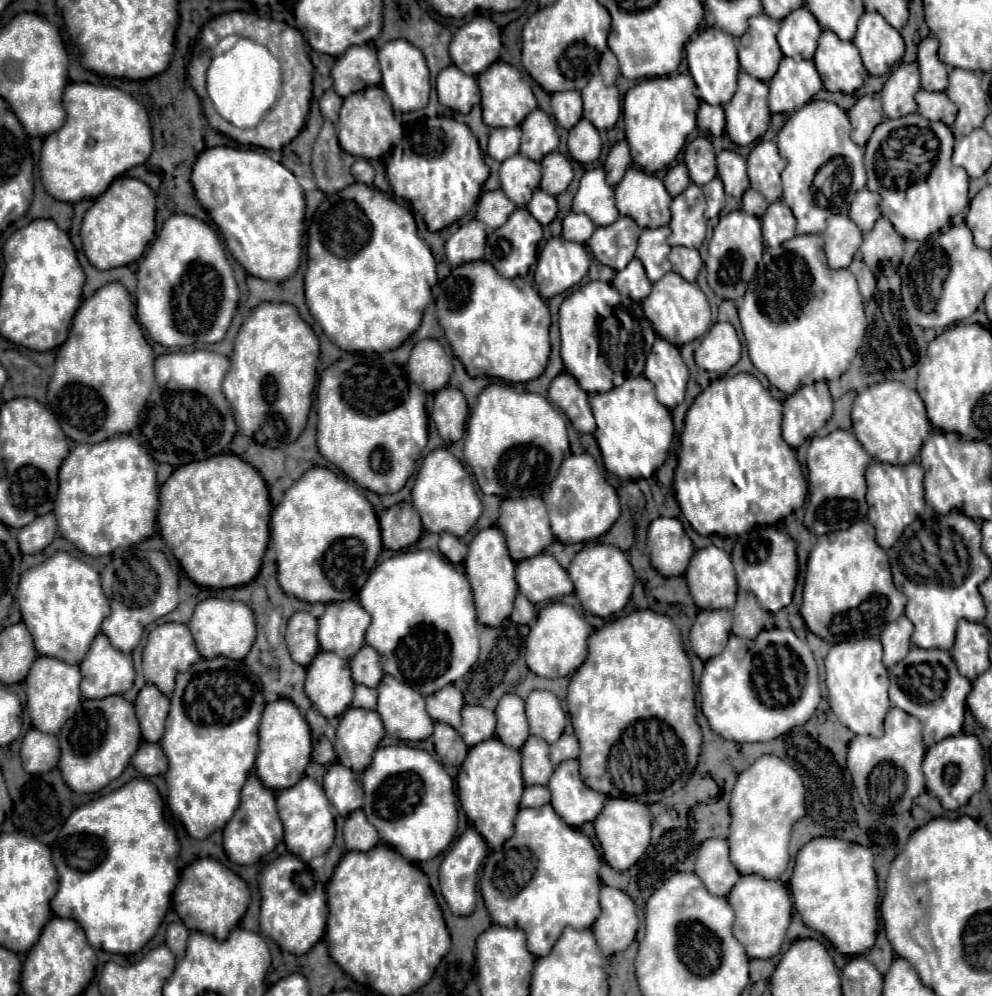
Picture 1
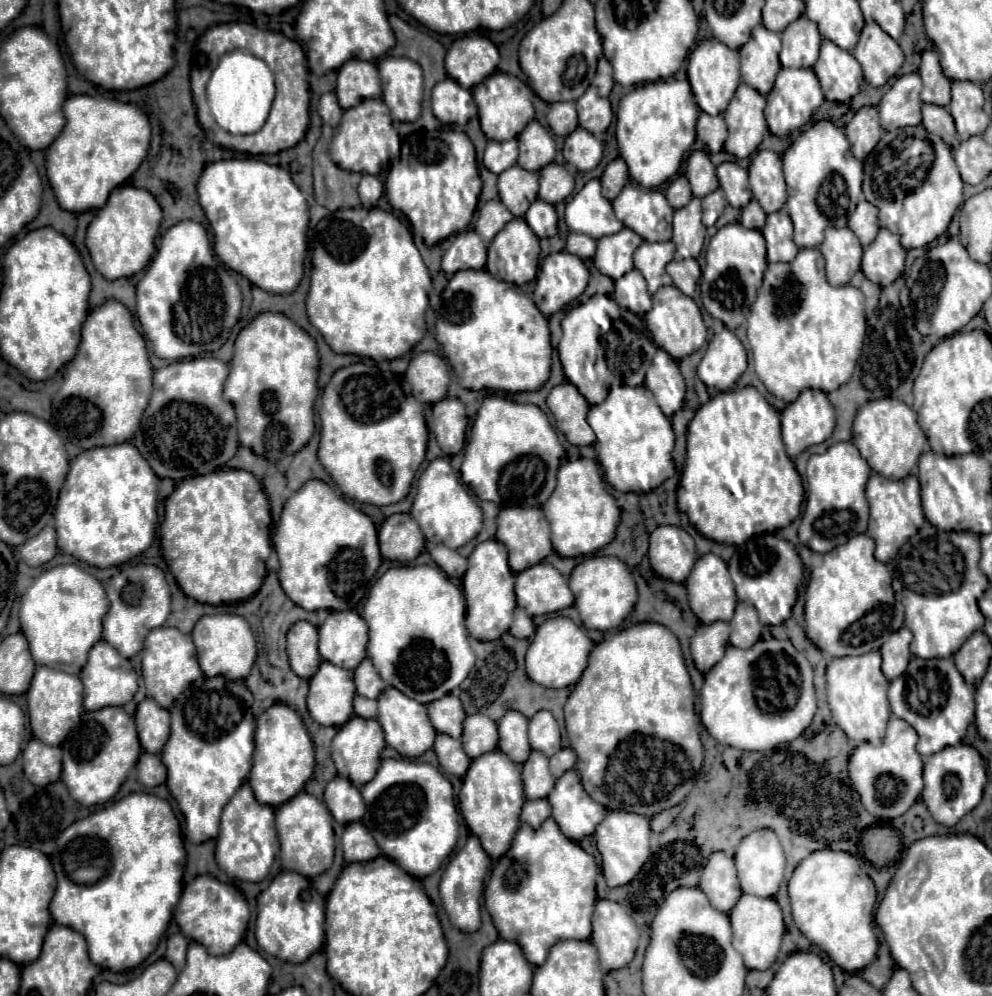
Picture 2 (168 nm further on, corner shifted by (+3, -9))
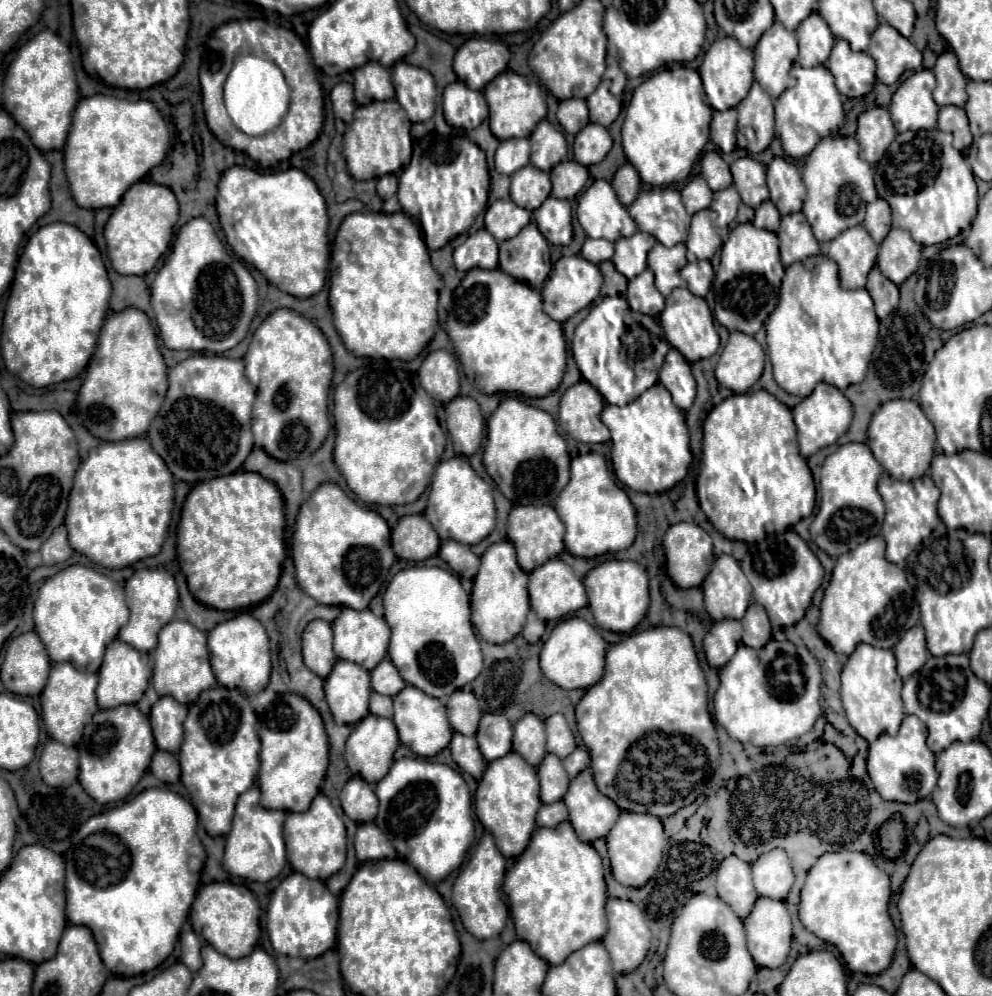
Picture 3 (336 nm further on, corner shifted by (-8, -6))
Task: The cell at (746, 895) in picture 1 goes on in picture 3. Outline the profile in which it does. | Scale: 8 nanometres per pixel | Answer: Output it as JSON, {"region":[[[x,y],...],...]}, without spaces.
{"region":[[[758,897],[756,907],[752,907],[752,915],[744,919],[744,929],[748,937],[748,951],[760,967],[780,967],[786,961],[792,943],[792,923],[784,901]]]}

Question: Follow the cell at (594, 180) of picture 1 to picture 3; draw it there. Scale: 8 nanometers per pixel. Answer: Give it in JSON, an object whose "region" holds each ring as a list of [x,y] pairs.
{"region":[[[604,179],[594,181],[578,201],[576,217],[582,229],[592,239],[616,241],[624,235],[634,235],[636,223],[628,209],[618,201],[612,185]]]}

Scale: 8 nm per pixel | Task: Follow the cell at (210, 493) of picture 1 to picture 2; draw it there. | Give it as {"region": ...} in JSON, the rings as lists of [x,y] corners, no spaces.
{"region":[[[221,468],[213,474],[205,474],[205,476],[197,476],[197,478],[187,478],[185,482],[179,482],[175,492],[165,500],[165,520],[161,524],[161,550],[163,550],[163,558],[165,562],[169,564],[179,588],[185,592],[185,596],[197,600],[197,602],[203,602],[203,604],[235,604],[235,602],[241,602],[241,600],[247,600],[251,598],[265,574],[267,574],[267,568],[265,568],[265,562],[267,558],[271,556],[271,514],[269,514],[269,502],[267,502],[267,496],[263,492],[263,486],[261,482],[247,470],[233,470],[233,468]]]}

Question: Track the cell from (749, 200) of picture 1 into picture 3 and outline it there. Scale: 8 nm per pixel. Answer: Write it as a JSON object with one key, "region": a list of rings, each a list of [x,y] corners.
{"region":[[[764,201],[758,209],[756,209],[756,219],[754,219],[754,225],[758,229],[768,229],[768,231],[778,231],[780,227],[780,213],[776,211],[774,203],[772,201]]]}

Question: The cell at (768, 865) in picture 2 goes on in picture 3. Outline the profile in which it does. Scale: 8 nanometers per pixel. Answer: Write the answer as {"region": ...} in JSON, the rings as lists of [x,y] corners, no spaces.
{"region":[[[780,847],[760,855],[756,863],[752,863],[752,875],[754,875],[754,887],[758,895],[770,899],[784,901],[794,883],[790,859],[786,851]]]}

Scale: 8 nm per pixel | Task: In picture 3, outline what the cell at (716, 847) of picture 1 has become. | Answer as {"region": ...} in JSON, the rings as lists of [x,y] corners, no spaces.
{"region":[[[728,855],[718,867],[716,891],[718,897],[728,903],[738,917],[744,919],[752,911],[754,901],[758,899],[758,893],[752,885],[750,865],[736,855]]]}

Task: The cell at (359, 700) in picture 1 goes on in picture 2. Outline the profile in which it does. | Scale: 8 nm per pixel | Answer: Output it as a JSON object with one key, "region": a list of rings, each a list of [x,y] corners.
{"region":[[[355,696],[355,714],[361,718],[377,718],[377,700],[365,698],[365,696]]]}

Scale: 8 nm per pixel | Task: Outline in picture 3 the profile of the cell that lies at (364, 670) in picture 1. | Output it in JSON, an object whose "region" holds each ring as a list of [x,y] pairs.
{"region":[[[390,659],[380,661],[378,667],[370,671],[370,675],[372,675],[372,681],[370,681],[372,689],[380,695],[390,695],[392,697],[406,687],[406,683],[400,679],[400,675],[398,675],[398,671],[392,665]]]}

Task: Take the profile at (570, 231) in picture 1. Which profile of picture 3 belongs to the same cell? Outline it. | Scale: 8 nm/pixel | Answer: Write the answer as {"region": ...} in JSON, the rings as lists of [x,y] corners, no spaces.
{"region":[[[586,239],[582,245],[580,255],[592,263],[602,263],[612,259],[612,251],[614,251],[614,243],[606,241],[606,239]]]}

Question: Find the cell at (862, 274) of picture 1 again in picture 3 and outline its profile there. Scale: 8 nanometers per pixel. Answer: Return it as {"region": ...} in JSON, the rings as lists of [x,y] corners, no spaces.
{"region":[[[876,267],[868,273],[866,289],[868,289],[868,293],[872,295],[872,299],[876,303],[876,315],[880,319],[888,317],[896,309],[896,305],[898,305],[898,287],[892,281],[884,279],[884,275]]]}

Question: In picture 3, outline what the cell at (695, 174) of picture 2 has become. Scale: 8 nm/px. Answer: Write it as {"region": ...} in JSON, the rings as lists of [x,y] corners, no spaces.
{"region":[[[716,151],[706,153],[702,157],[700,165],[702,165],[700,173],[704,175],[704,179],[706,179],[708,187],[712,187],[712,191],[720,191],[720,189],[732,185],[732,175],[730,175],[728,163],[724,163],[724,159]]]}

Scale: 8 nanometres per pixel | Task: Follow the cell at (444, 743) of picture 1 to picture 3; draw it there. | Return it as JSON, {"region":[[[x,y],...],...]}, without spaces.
{"region":[[[460,733],[452,735],[452,743],[450,743],[450,751],[452,751],[452,759],[454,763],[464,771],[470,773],[474,779],[482,777],[484,771],[484,757],[480,755],[478,743],[474,737],[466,737]]]}

